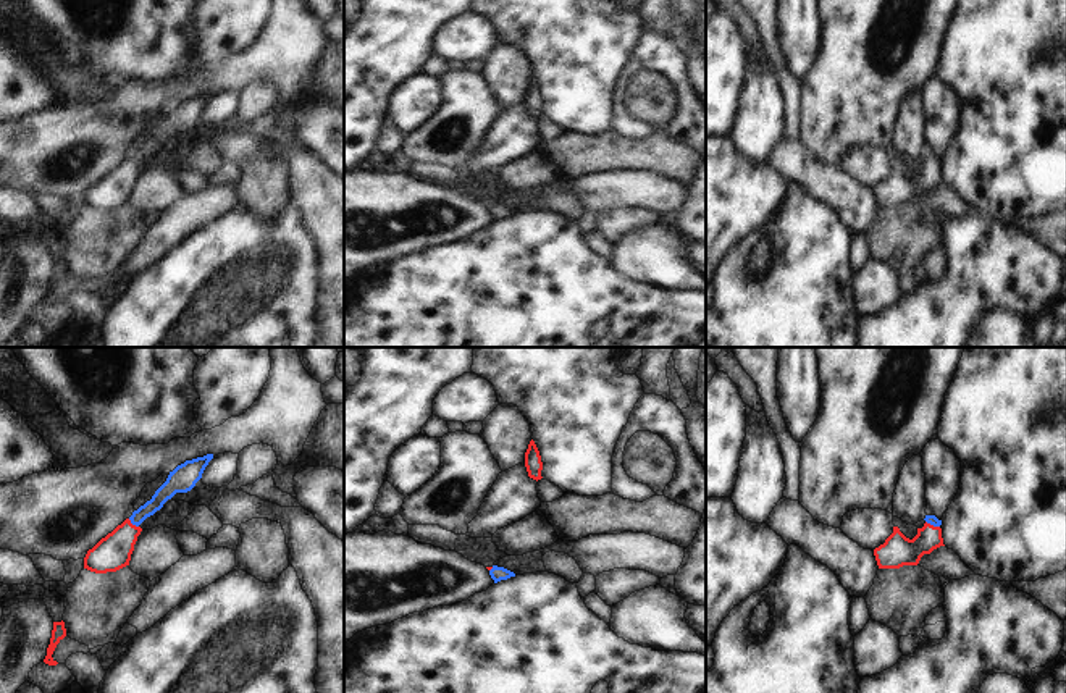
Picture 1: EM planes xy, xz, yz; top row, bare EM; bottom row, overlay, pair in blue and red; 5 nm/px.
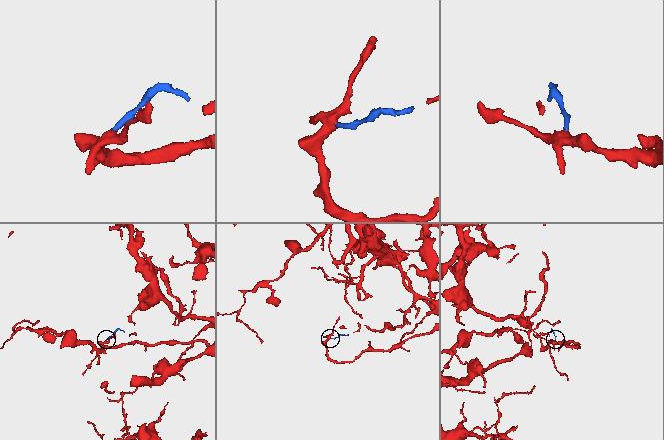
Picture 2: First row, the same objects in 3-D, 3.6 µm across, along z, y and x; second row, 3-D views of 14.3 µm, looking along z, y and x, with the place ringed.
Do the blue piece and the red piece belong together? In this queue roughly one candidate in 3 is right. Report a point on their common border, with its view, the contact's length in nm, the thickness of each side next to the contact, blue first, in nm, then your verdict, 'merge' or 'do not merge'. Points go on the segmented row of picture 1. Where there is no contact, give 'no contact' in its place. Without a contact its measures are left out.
xy (133, 524) | 70 nm | 80/180 nm | merge

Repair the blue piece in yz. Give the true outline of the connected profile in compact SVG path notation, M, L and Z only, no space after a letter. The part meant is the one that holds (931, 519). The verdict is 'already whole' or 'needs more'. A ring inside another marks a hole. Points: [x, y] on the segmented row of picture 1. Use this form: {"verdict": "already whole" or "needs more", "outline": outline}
{"verdict": "needs more", "outline": "M925 515L925 523L917 528L917 535L909 540L898 527L883 544L874 549L879 569L900 569L903 565L917 565L924 554L945 546L942 538L942 520L935 515Z"}

